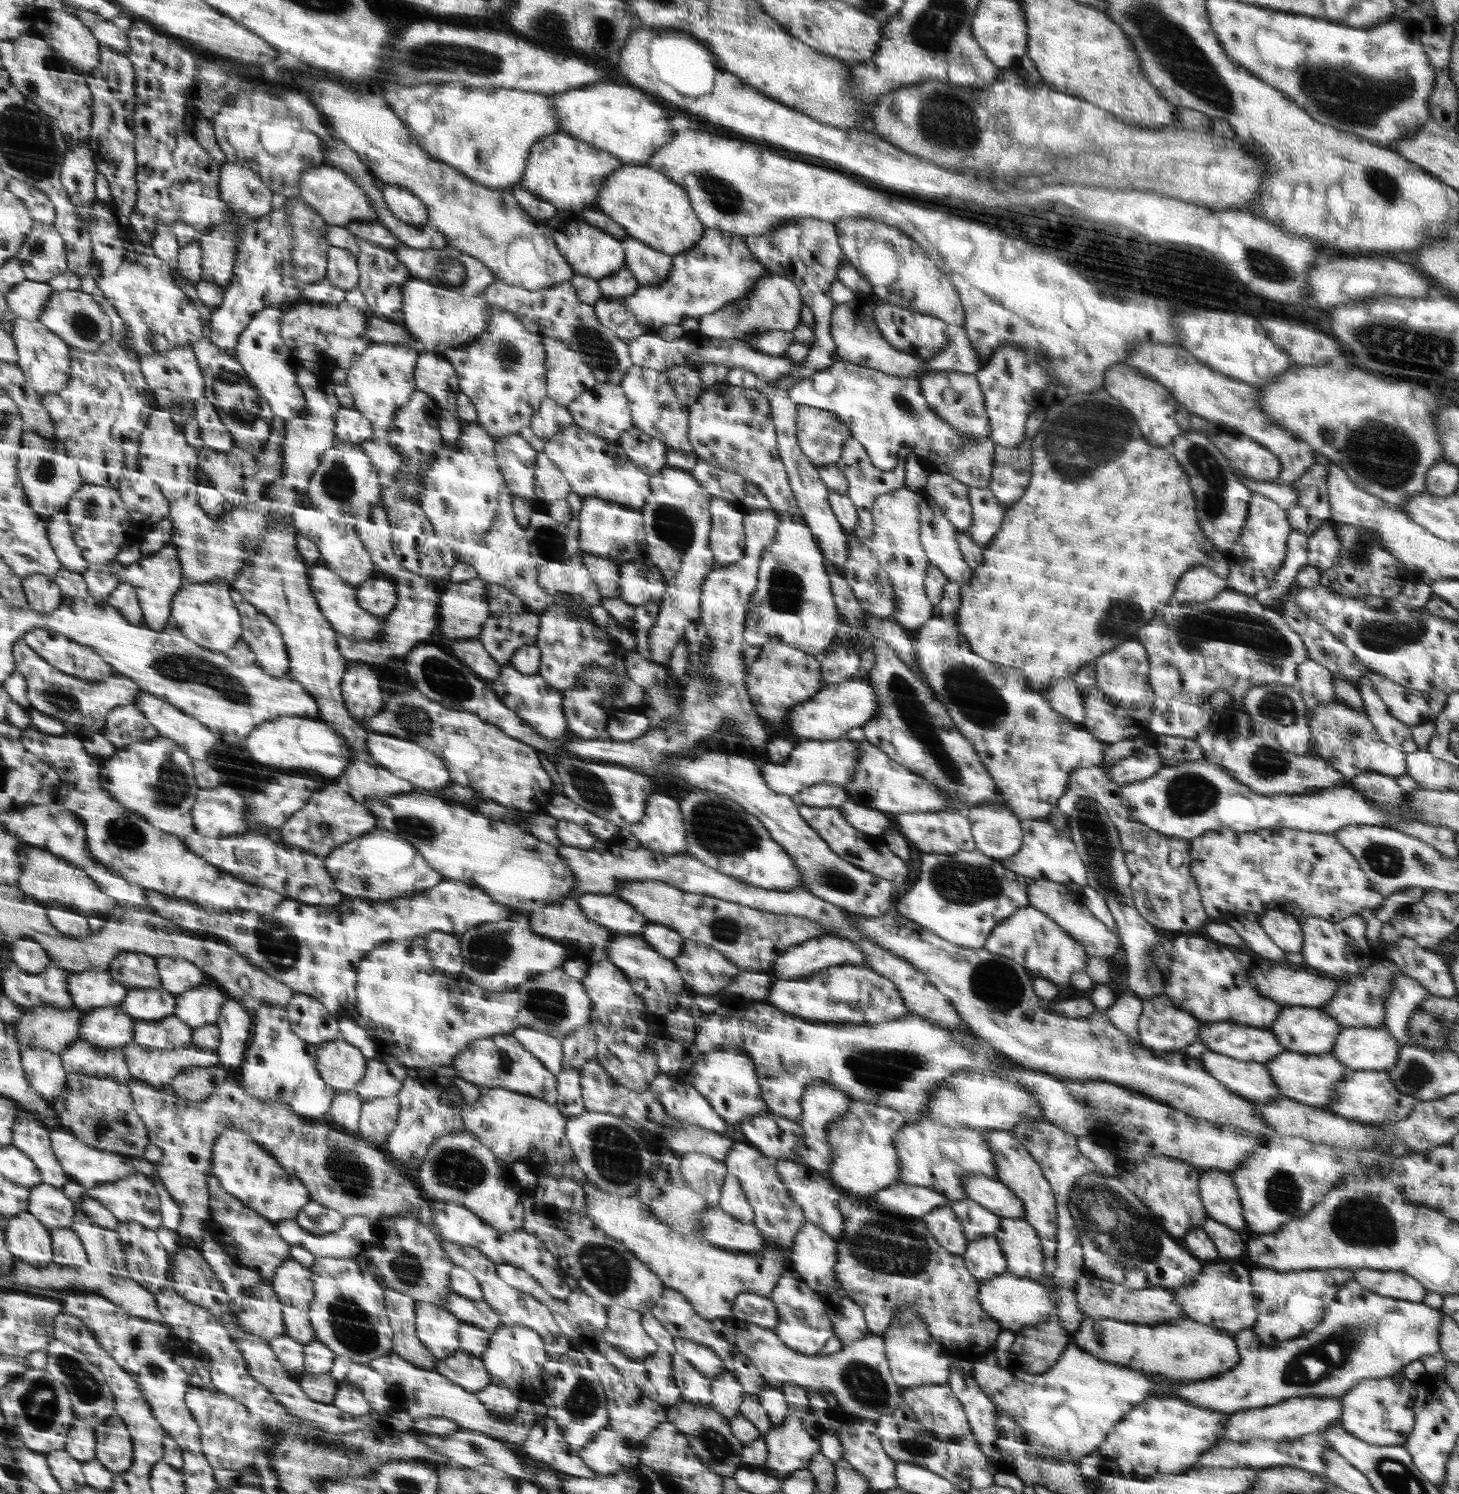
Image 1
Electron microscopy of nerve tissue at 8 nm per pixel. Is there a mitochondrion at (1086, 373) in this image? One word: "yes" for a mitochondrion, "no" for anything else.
yes

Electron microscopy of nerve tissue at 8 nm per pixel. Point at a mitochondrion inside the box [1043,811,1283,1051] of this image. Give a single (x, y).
(1221, 988)

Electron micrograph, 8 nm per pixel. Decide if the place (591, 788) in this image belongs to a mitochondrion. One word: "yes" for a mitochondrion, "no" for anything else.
yes

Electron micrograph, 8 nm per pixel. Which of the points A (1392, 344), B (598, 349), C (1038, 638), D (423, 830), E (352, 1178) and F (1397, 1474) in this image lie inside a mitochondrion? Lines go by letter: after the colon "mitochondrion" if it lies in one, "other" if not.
A: mitochondrion
B: mitochondrion
C: other
D: mitochondrion
E: mitochondrion
F: mitochondrion

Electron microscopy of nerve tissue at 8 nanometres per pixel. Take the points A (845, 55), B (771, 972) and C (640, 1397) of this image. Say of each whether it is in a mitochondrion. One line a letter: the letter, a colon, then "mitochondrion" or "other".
A: other
B: other
C: other

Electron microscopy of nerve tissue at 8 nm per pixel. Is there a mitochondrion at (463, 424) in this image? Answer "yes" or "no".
no

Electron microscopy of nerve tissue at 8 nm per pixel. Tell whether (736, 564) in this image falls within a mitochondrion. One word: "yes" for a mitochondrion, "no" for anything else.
no

